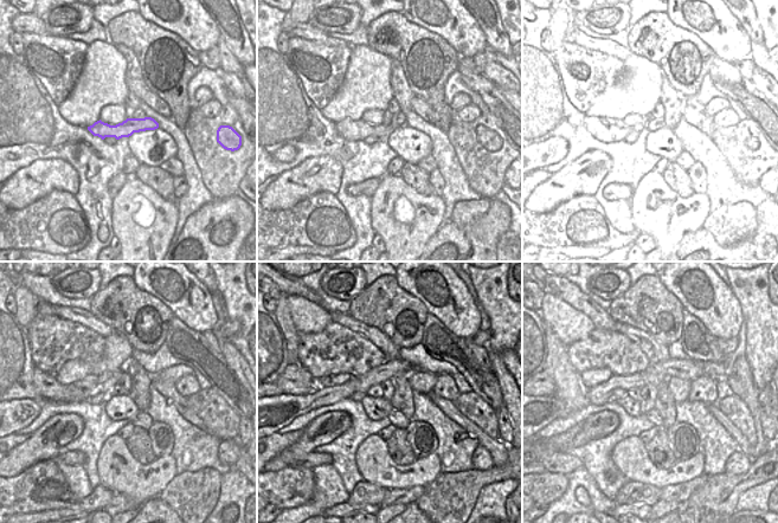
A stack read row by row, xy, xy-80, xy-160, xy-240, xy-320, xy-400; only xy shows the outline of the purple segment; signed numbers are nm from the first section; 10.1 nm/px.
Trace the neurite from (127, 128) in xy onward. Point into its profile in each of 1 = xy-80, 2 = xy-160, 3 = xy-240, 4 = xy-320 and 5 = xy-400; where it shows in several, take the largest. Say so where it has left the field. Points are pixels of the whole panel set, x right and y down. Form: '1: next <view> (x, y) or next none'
1: next xy-80 (352, 130)
2: next xy-160 (605, 129)
3: next xy-240 (47, 386)
4: next xy-320 (296, 380)
5: next xy-400 (546, 383)

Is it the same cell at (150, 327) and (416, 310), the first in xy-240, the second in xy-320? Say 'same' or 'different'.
same

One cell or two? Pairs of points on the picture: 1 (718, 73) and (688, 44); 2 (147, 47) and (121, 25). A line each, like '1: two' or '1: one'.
1: two
2: one

